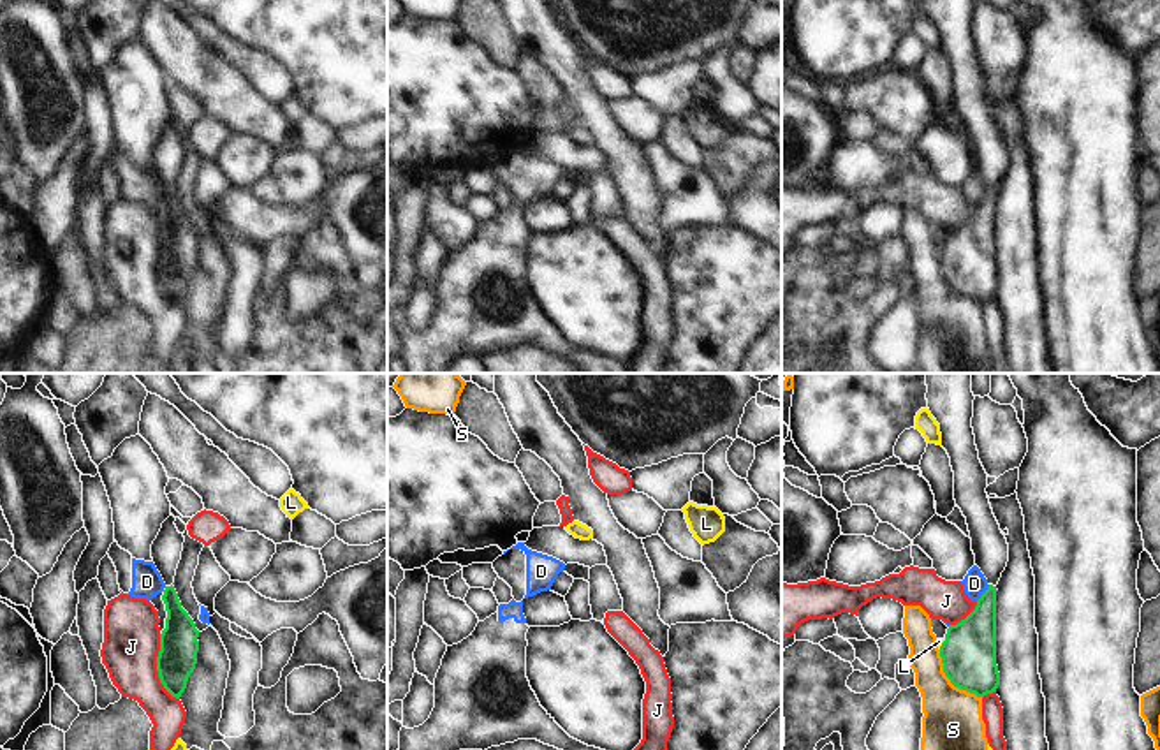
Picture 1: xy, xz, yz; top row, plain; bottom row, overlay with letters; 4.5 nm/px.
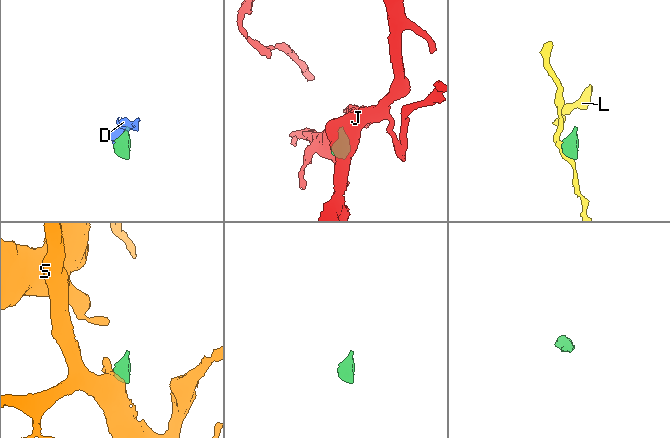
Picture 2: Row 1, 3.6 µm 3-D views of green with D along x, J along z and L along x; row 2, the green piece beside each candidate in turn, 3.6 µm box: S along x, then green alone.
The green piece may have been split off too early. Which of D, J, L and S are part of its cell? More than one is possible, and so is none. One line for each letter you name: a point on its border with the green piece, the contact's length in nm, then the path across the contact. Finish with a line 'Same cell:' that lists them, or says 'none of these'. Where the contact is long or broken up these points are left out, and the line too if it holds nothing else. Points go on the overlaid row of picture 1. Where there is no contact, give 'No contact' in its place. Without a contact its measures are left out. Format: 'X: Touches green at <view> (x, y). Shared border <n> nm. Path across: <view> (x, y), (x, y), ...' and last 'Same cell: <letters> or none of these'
Same cell: none of these.

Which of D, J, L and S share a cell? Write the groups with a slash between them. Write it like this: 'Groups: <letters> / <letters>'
Groups: D / J / L / S.

